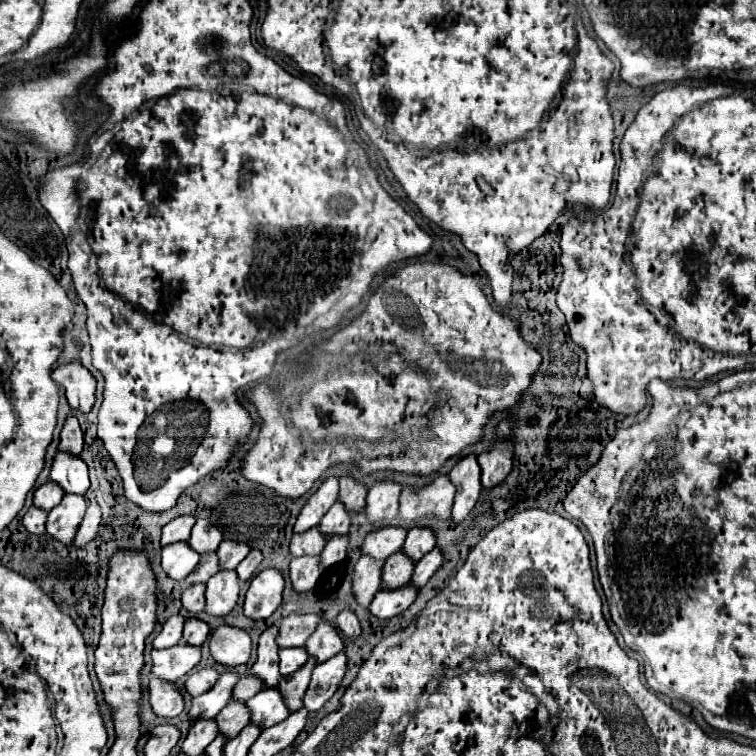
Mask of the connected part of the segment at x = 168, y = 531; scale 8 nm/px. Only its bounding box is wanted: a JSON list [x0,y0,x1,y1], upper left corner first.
[161,516,195,546]

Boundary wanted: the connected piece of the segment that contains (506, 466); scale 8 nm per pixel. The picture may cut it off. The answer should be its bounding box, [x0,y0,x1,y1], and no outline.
[477,438,513,490]

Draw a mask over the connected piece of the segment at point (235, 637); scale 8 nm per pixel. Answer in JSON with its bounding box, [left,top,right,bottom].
[209,626,251,668]

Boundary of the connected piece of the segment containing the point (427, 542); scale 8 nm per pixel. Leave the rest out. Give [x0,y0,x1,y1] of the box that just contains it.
[401,528,435,562]

